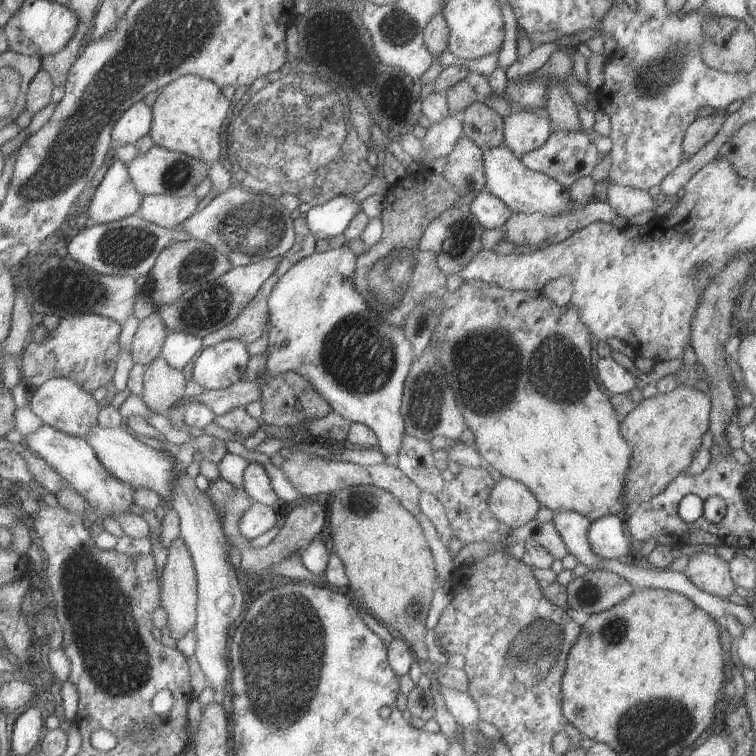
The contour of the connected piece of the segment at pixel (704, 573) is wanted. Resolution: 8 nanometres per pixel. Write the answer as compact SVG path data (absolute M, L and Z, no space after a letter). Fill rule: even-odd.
M694 553L684 570L684 576L702 592L720 598L728 599L737 587L730 574L729 561L717 554Z

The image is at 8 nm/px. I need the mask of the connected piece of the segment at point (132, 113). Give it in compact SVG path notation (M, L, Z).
M138 102L117 121L114 132L114 149L126 144L136 144L140 138L151 135L154 130L155 112L153 106Z

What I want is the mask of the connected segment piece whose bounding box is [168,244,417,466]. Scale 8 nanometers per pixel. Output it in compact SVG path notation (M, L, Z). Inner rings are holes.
M348 244L343 247L339 247L336 249L332 249L331 251L326 251L325 253L315 252L312 256L301 260L294 268L290 269L288 274L284 275L281 282L278 283L278 286L274 288L273 295L270 297L270 308L271 308L271 328L269 332L269 350L271 353L268 356L268 370L266 370L266 374L262 374L260 378L256 378L256 380L247 382L237 382L234 386L231 386L227 389L216 390L216 389L204 389L202 394L198 394L198 396L186 396L180 400L175 407L168 414L168 418L174 422L174 426L178 426L178 428L184 428L187 425L186 420L186 404L188 402L204 402L206 406L210 406L216 414L226 414L228 412L232 412L234 408L245 407L249 405L251 402L260 402L263 400L263 391L262 388L270 381L269 379L272 376L280 376L280 374L284 374L290 371L299 372L302 376L305 376L314 386L333 404L335 408L335 412L341 414L348 420L351 420L352 423L364 423L368 424L370 428L374 429L374 432L378 434L381 446L380 450L386 457L385 462L391 464L392 466L400 466L400 452L402 452L402 448L404 448L404 440L406 440L407 432L407 420L404 416L404 402L406 398L406 382L409 379L410 372L412 372L412 364L416 362L416 349L414 348L414 344L410 340L410 337L406 334L404 328L398 328L398 326L392 326L390 322L386 322L386 320L382 320L382 316L378 316L378 312L376 310L372 310L370 308L370 303L366 300L366 297L356 288L356 282L354 282L354 276L356 276L356 270L358 270L358 256L360 254L352 250Z

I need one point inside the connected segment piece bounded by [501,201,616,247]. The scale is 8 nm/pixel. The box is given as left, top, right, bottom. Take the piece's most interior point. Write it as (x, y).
(534, 229)

